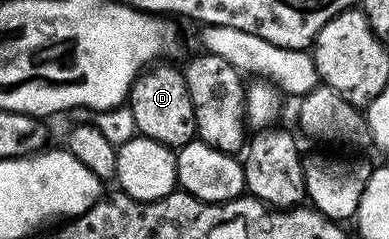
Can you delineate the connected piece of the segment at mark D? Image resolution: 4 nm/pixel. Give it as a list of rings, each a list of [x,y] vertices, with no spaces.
[[[153,64],[138,74],[129,89],[127,105],[135,116],[137,134],[150,138],[170,148],[180,148],[197,138],[195,108],[191,108],[191,92],[187,92],[187,80],[180,69]]]

